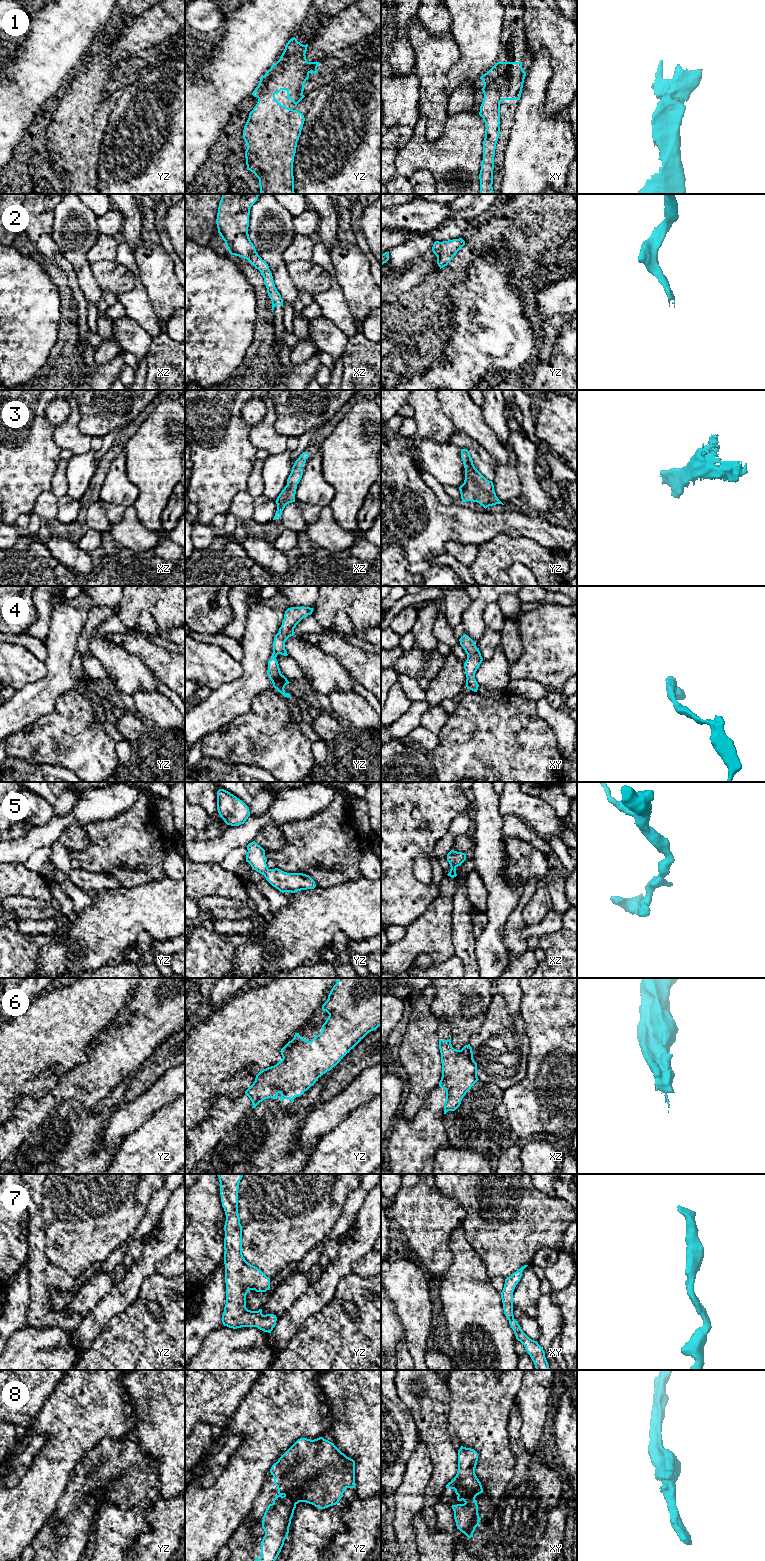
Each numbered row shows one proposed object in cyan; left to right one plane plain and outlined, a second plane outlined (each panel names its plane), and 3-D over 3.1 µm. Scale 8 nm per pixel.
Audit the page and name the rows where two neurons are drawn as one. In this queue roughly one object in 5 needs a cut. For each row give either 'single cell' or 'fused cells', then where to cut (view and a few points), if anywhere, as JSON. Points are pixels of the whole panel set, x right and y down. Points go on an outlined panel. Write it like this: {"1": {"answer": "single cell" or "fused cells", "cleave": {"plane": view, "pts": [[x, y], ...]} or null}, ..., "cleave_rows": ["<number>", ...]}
{"1": {"answer": "single cell", "cleave": null}, "2": {"answer": "single cell", "cleave": null}, "3": {"answer": "single cell", "cleave": null}, "4": {"answer": "single cell", "cleave": null}, "5": {"answer": "single cell", "cleave": null}, "6": {"answer": "single cell", "cleave": null}, "7": {"answer": "single cell", "cleave": null}, "8": {"answer": "single cell", "cleave": null}, "cleave_rows": []}

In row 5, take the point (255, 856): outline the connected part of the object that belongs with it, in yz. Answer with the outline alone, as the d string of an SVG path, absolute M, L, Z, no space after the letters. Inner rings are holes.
M255 841L249 843L246 847L248 849L246 862L251 865L253 870L262 874L280 892L295 893L316 887L315 881L309 875L287 873L278 868L269 869L266 864L265 850Z

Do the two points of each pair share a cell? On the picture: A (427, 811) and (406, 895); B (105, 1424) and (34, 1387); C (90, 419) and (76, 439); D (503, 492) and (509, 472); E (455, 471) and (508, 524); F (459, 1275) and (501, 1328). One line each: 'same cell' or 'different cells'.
A: same cell
B: different cells
C: different cells
D: same cell
E: different cells
F: same cell

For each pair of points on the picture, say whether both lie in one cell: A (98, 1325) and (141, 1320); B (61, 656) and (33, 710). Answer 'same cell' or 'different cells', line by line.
A: different cells
B: same cell

